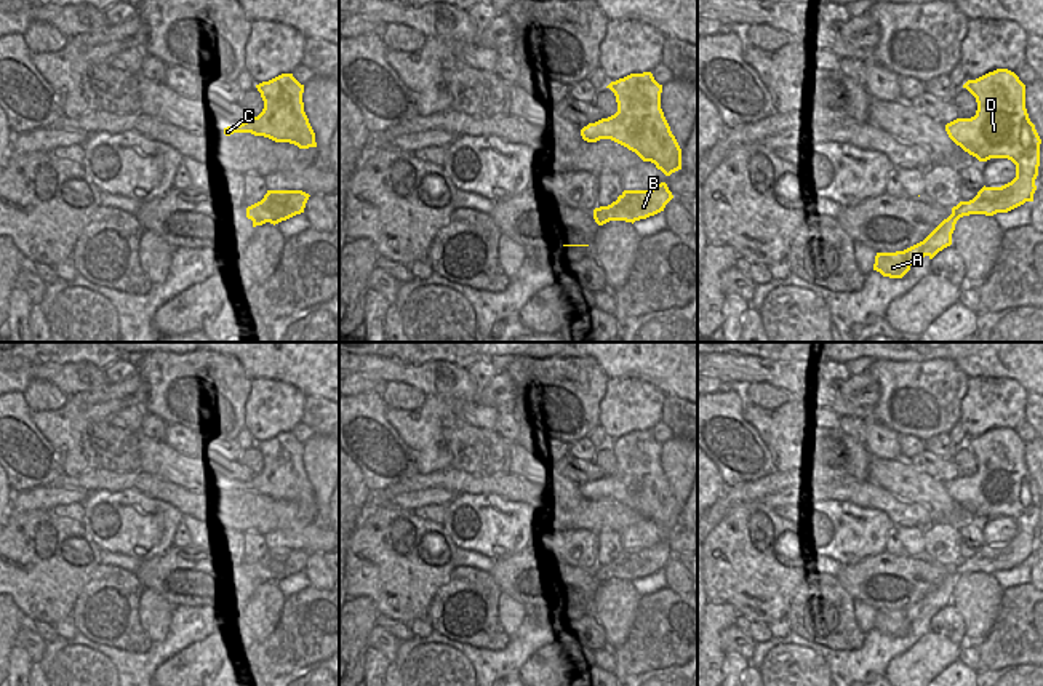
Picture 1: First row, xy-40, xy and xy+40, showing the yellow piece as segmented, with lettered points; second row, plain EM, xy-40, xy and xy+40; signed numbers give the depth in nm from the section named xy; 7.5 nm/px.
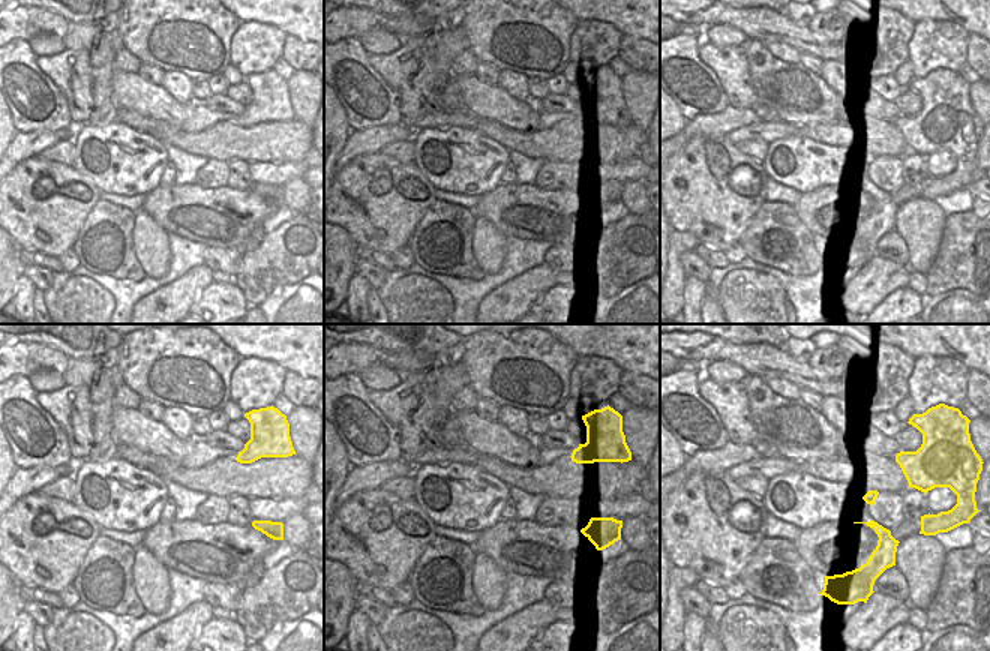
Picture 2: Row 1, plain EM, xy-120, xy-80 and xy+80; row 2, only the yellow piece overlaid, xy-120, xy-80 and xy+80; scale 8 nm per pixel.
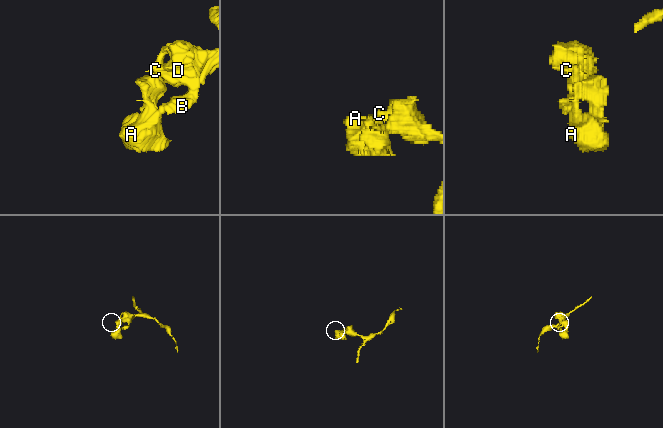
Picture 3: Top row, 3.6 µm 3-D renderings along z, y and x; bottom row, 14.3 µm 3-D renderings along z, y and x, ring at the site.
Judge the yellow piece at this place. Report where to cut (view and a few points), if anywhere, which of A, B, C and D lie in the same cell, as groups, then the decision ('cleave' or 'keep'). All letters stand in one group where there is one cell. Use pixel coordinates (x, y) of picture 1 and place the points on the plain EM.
no cut; A B C D; keep

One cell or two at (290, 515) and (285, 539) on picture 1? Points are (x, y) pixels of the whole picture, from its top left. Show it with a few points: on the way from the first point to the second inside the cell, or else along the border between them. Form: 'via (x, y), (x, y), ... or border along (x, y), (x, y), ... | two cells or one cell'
border along (314, 520), (306, 525), (274, 528), (263, 536) | two cells

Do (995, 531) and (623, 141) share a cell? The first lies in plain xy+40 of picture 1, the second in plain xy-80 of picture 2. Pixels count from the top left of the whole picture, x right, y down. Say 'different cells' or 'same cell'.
different cells

